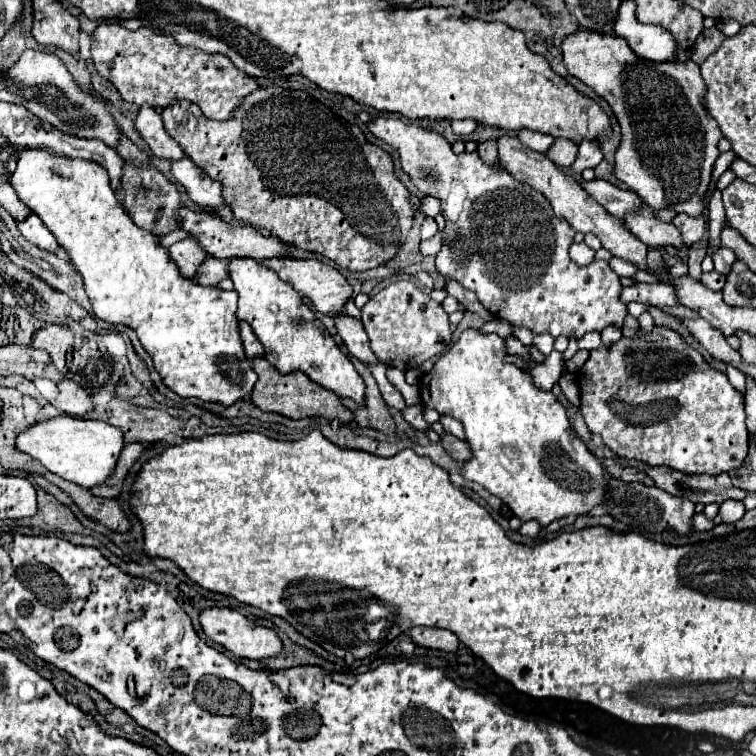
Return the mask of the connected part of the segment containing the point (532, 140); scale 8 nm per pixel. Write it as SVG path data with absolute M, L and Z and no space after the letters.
M520 130L518 132L518 138L524 146L536 150L536 152L548 152L548 148L552 148L552 144L556 142L554 136L548 136L548 134L542 134L542 132L536 132L536 130Z

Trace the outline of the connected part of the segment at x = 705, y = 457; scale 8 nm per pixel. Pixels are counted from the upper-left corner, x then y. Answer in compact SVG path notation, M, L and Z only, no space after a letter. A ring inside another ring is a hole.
M654 328L654 332L640 332L638 338L620 338L612 348L596 348L590 352L588 362L580 370L580 412L590 428L590 432L596 432L602 436L604 444L614 450L618 456L624 456L628 460L638 460L648 466L670 466L672 470L680 470L684 474L720 474L730 472L732 468L740 466L742 460L748 454L748 430L744 426L744 402L742 396L734 390L734 386L728 382L726 374L714 370L694 348L690 348L674 330L668 328ZM648 374L674 374L672 378L648 378Z

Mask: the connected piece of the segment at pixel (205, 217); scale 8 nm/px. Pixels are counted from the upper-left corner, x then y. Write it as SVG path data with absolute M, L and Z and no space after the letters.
M184 208L184 212L180 212L180 226L192 238L196 238L196 242L200 244L200 248L208 256L216 256L216 258L254 258L254 260L266 260L266 258L284 258L290 252L290 246L284 244L282 240L278 240L276 236L266 238L260 232L256 232L256 228L250 226L250 224L228 224L220 216L216 216L212 212L204 212L204 210L194 212L190 208Z

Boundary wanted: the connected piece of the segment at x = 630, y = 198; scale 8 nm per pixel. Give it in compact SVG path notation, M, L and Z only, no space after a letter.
M580 180L580 186L596 200L600 202L610 214L618 216L618 218L624 218L628 212L640 208L640 198L632 194L632 190L622 190L614 184L610 184L608 180Z

